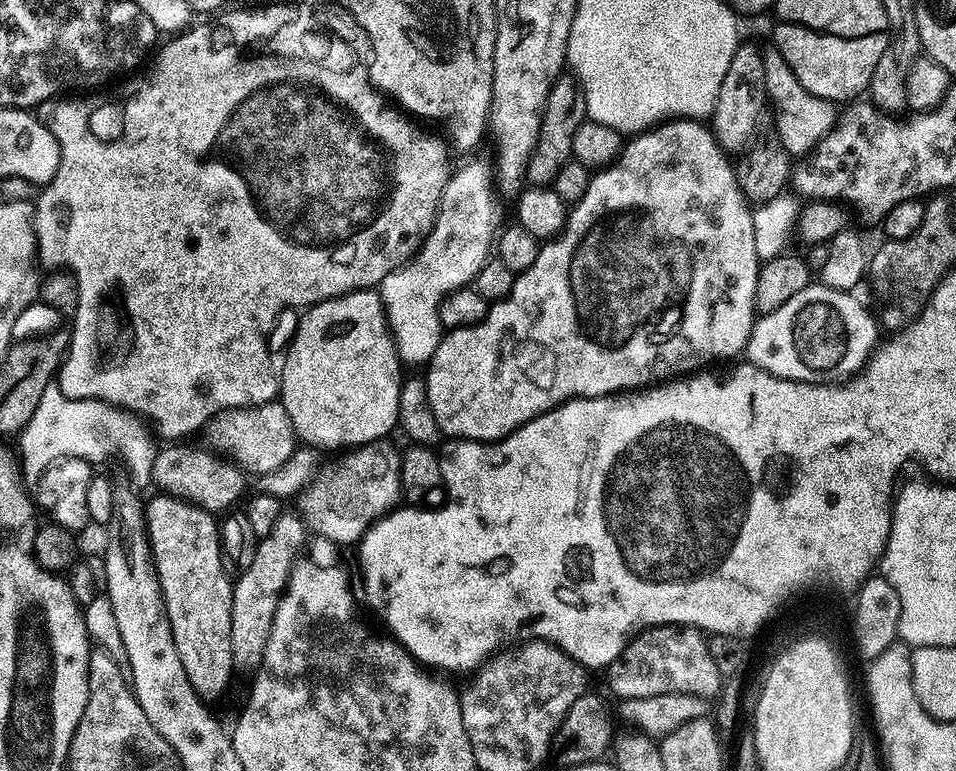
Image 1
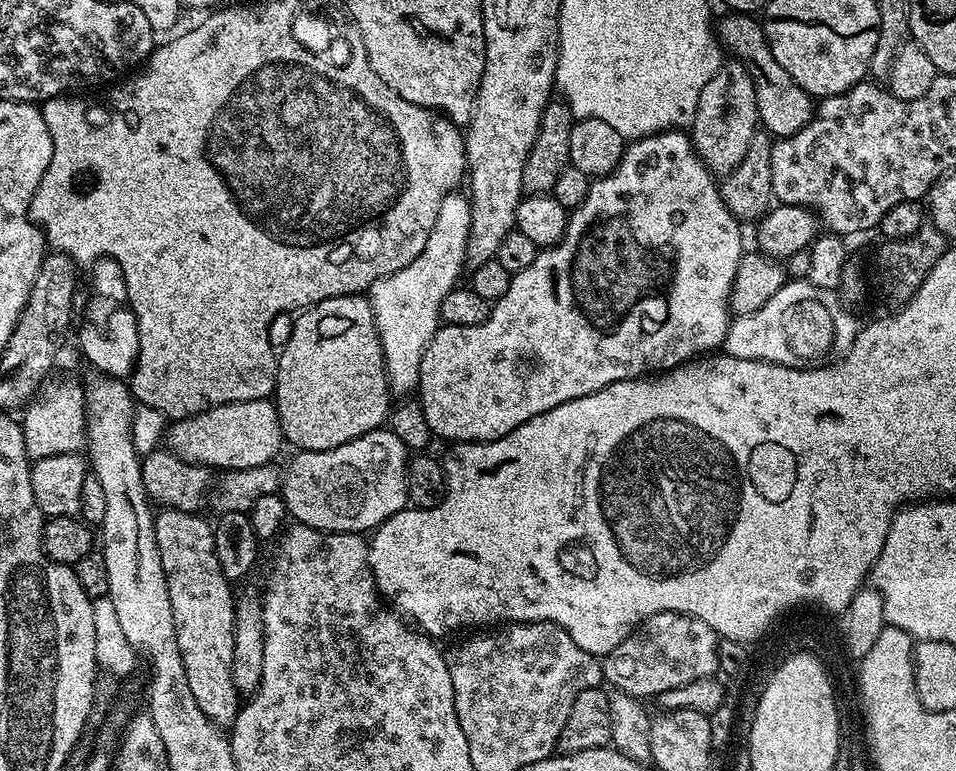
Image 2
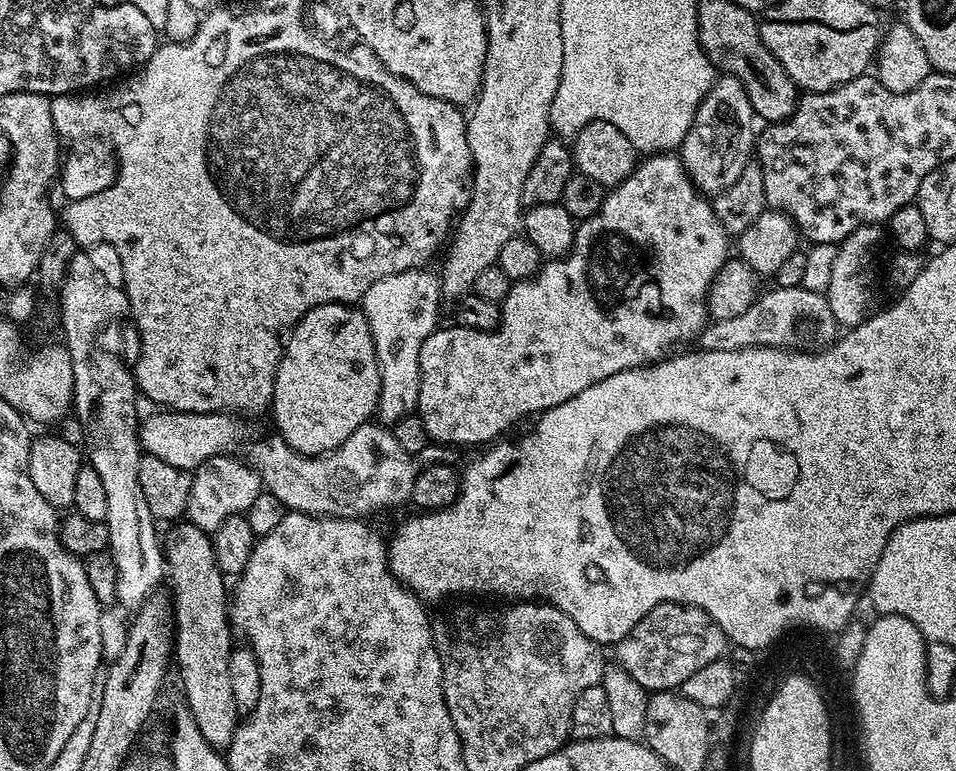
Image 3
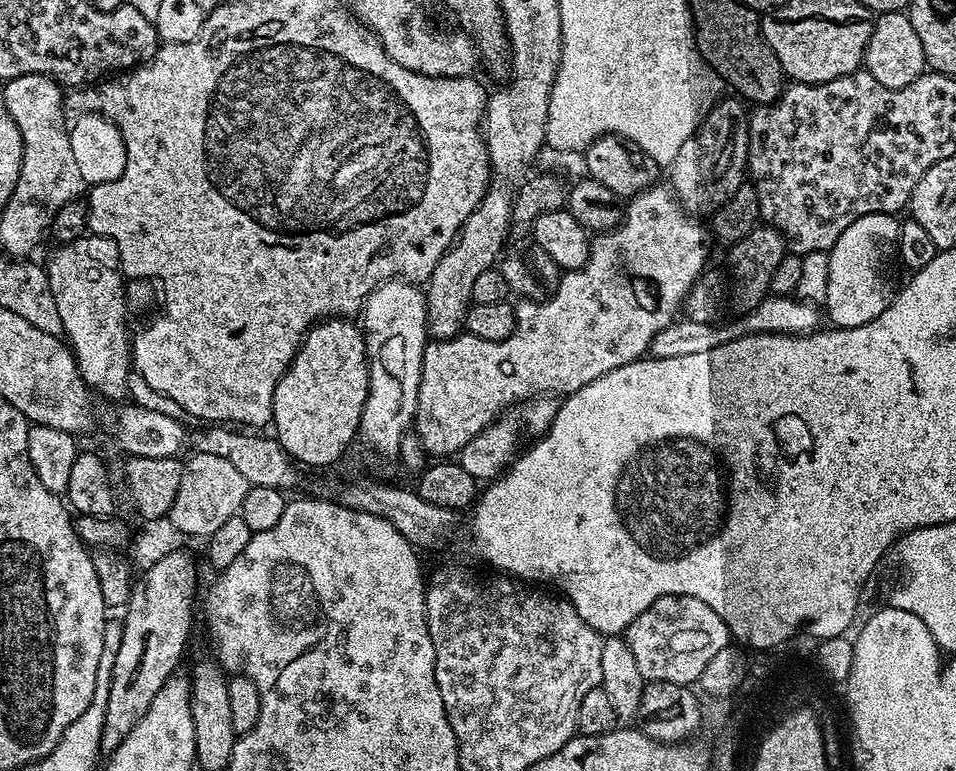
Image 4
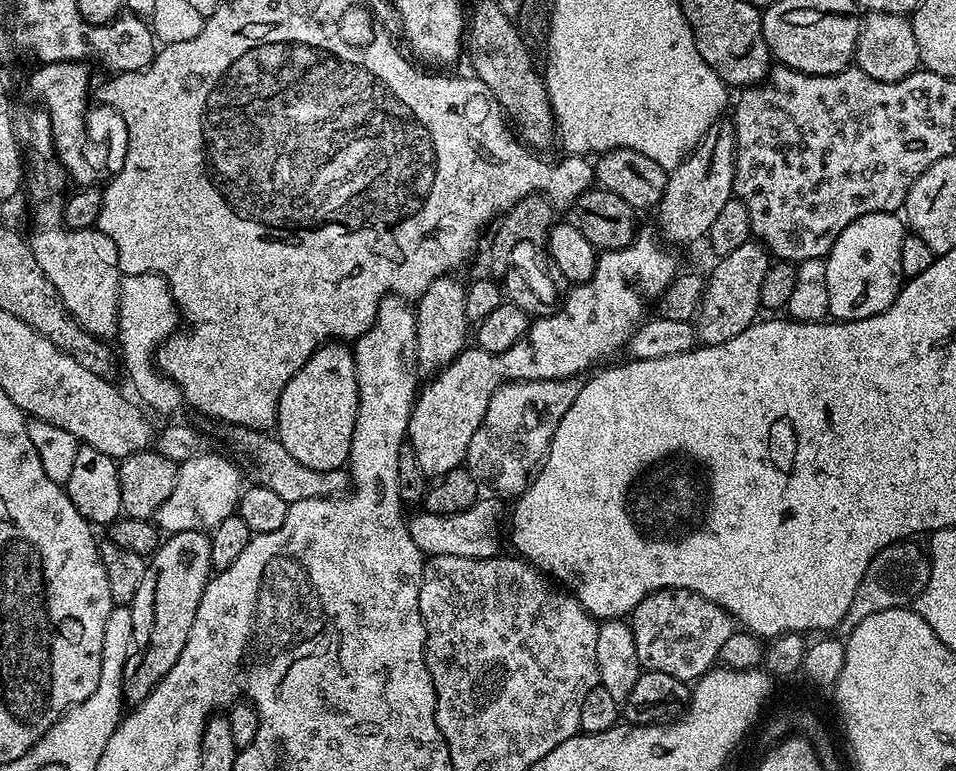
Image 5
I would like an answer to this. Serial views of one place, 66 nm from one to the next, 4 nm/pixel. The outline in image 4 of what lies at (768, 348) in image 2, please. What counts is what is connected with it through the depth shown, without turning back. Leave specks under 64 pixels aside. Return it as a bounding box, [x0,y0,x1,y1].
[648,294,822,359]

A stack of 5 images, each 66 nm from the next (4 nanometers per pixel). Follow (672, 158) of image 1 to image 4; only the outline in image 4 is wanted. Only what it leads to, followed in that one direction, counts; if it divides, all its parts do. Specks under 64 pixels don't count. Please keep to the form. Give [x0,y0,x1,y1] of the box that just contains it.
[414,182,710,458]

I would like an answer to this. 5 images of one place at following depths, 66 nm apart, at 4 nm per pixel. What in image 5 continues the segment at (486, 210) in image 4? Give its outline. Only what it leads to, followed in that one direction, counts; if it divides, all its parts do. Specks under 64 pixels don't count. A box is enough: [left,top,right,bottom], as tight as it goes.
[414,275,470,378]

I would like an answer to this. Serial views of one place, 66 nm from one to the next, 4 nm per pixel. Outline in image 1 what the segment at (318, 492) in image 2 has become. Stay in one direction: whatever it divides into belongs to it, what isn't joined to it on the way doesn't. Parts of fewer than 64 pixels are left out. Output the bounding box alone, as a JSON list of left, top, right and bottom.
[298,442,402,545]

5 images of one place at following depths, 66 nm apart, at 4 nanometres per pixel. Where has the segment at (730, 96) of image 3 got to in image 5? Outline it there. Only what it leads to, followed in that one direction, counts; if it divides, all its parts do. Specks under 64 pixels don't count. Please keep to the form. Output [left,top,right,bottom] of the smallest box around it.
[658,120,736,245]

